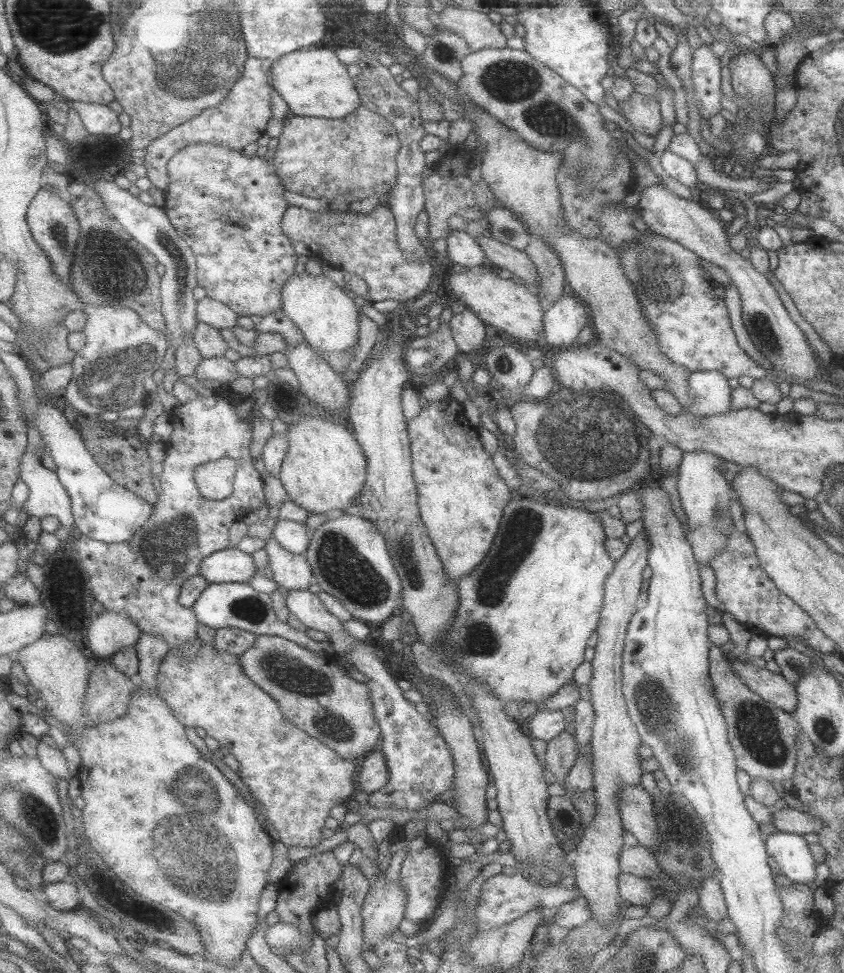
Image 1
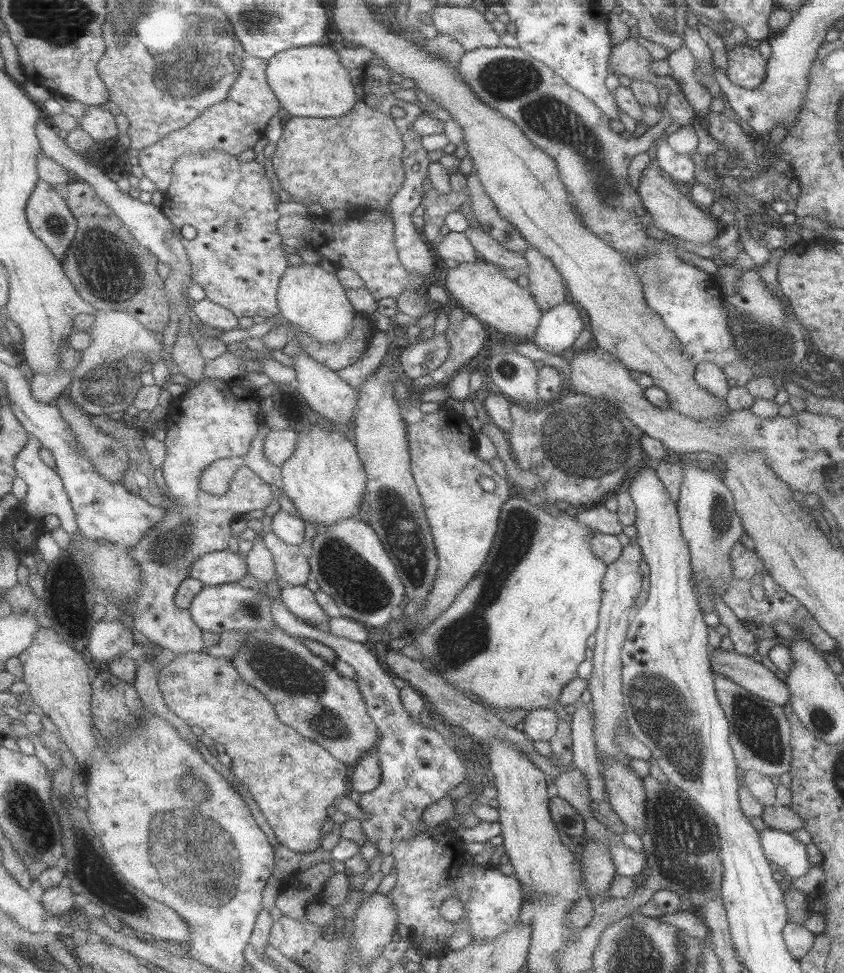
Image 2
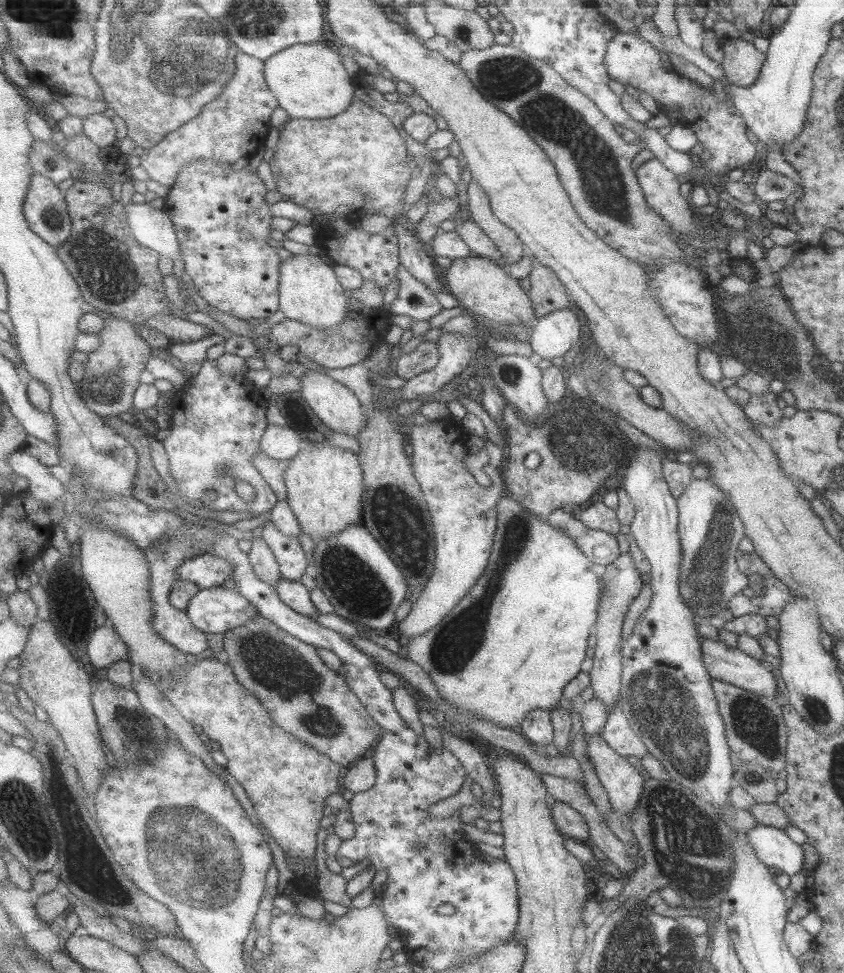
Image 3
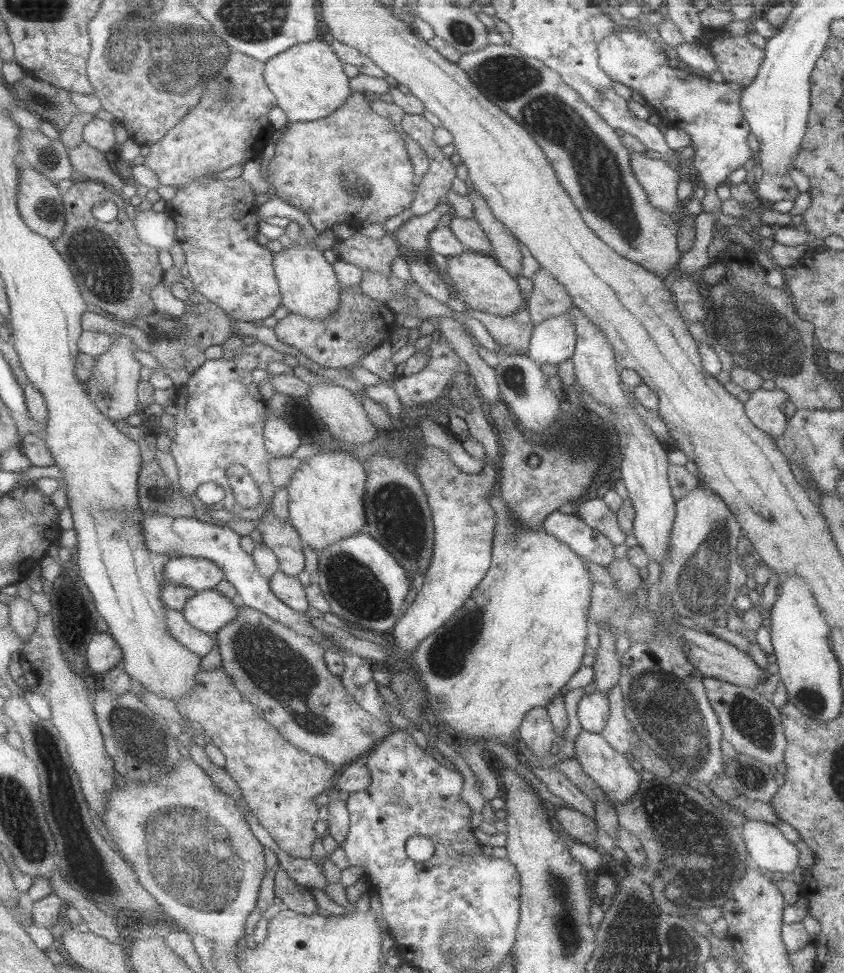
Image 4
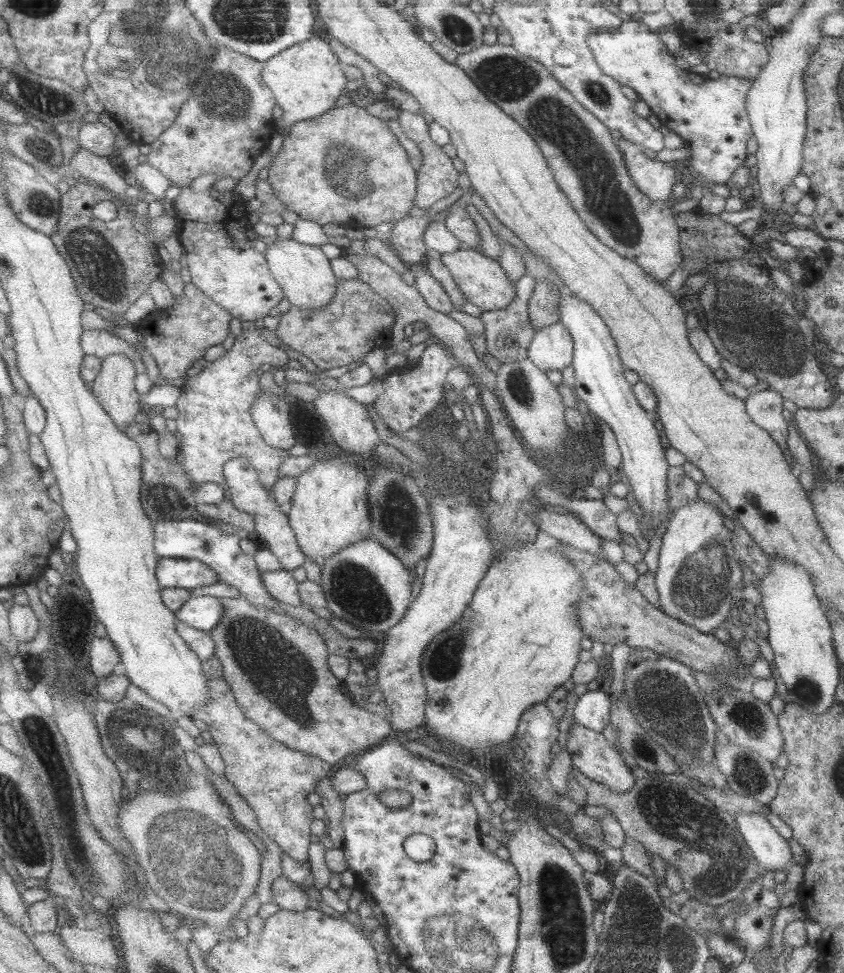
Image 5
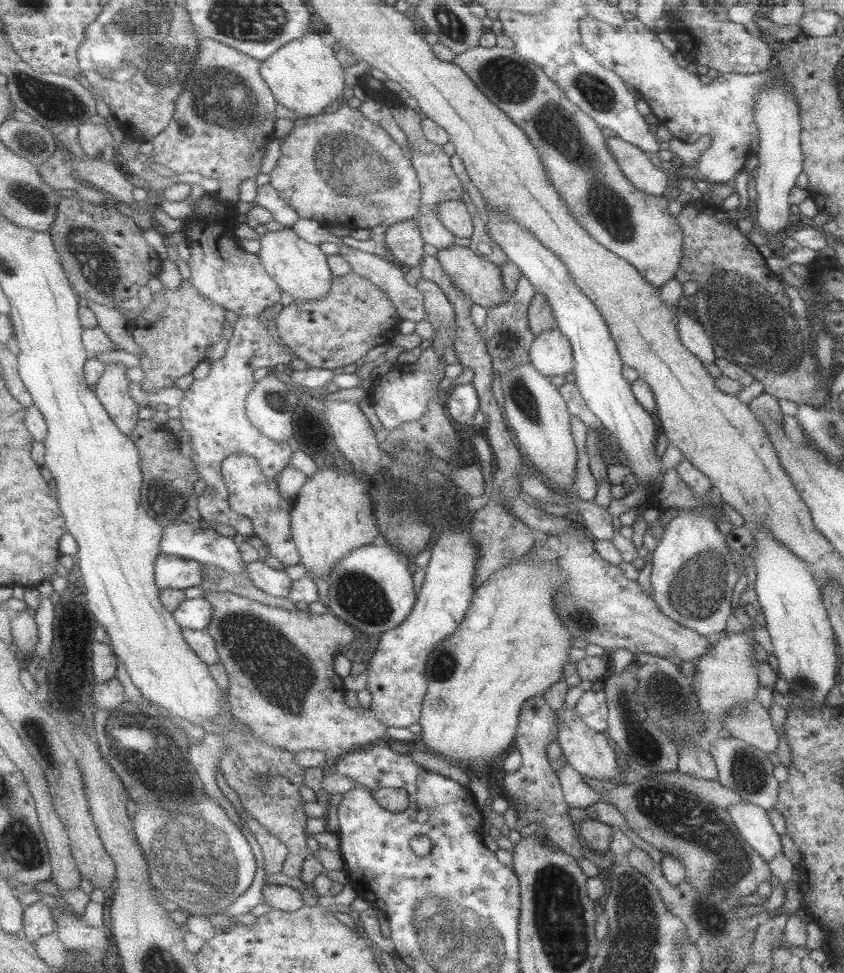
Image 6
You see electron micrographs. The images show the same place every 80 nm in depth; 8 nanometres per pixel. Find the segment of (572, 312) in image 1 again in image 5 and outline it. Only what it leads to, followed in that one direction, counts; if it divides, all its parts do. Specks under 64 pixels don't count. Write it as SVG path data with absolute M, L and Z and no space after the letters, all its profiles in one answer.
M559 321L537 331L530 346L530 359L546 373L565 370L572 363L573 345L569 329Z

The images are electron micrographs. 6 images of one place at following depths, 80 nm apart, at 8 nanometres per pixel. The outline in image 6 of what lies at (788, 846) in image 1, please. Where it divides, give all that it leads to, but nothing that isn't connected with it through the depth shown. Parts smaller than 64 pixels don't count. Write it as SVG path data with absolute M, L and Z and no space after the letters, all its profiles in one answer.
M741 801L725 809L742 838L763 860L767 862L782 854L780 836L769 823L764 808Z

